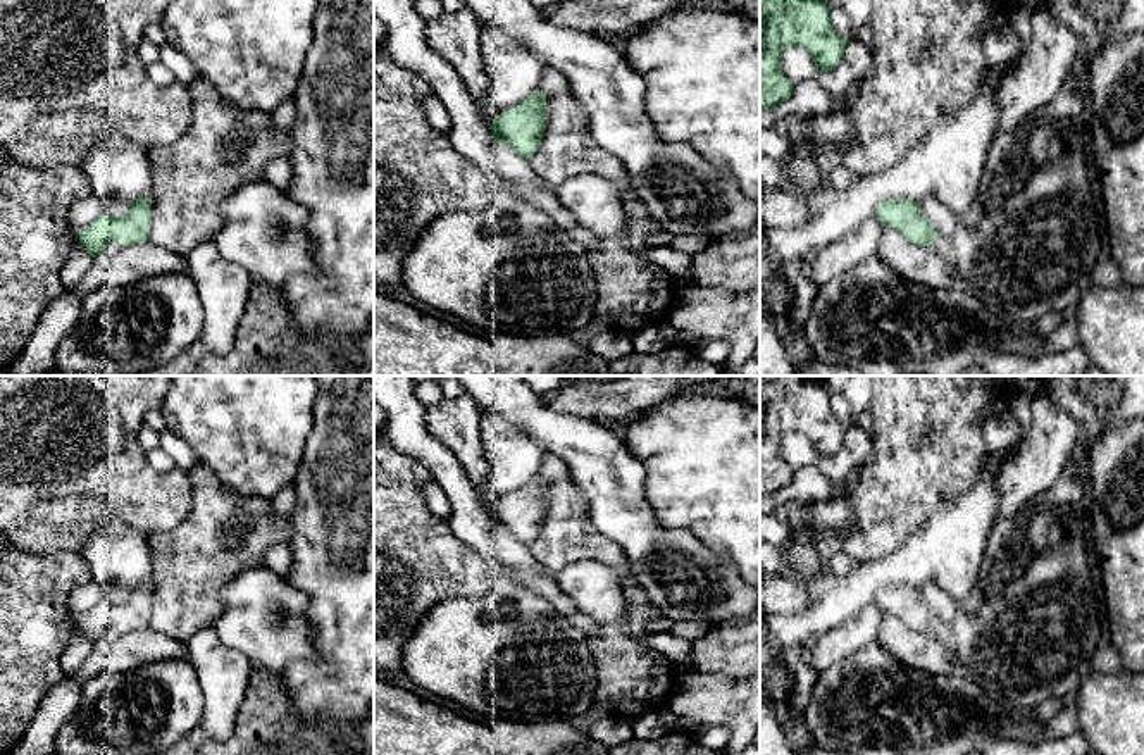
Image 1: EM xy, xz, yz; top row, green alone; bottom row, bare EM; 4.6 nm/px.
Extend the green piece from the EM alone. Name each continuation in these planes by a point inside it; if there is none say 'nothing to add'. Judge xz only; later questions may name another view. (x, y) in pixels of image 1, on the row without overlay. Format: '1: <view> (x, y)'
nothing to add

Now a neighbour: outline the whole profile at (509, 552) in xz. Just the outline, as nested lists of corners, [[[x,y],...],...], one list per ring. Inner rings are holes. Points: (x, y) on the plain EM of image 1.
[[[374,376],[374,402],[386,412],[386,424],[377,429],[389,446],[417,459],[441,484],[451,502],[448,521],[457,540],[467,543],[503,567],[513,567],[555,579],[531,553],[529,545],[496,527],[489,510],[476,493],[469,476],[453,453],[426,427],[426,410],[415,396],[412,376]]]

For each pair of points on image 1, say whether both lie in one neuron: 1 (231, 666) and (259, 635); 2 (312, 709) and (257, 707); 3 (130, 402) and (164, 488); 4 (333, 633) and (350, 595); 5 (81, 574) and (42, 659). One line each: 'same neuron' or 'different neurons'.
1: different neurons
2: different neurons
3: same neuron
4: same neuron
5: same neuron

